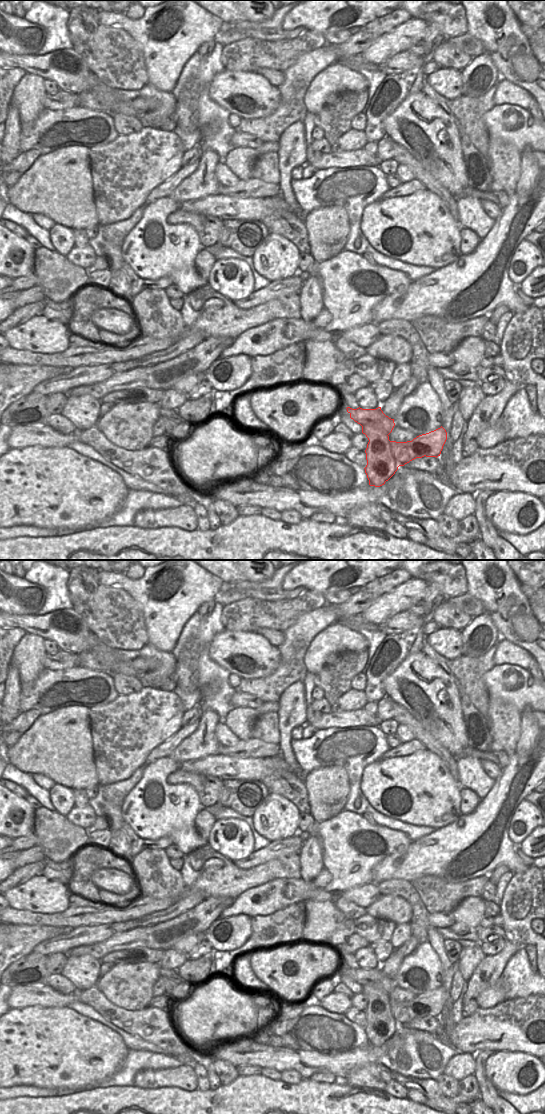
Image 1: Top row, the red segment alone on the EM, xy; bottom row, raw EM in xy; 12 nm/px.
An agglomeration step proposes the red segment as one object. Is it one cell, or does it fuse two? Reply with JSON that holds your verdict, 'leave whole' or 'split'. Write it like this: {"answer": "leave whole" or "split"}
{"answer": "split"}

